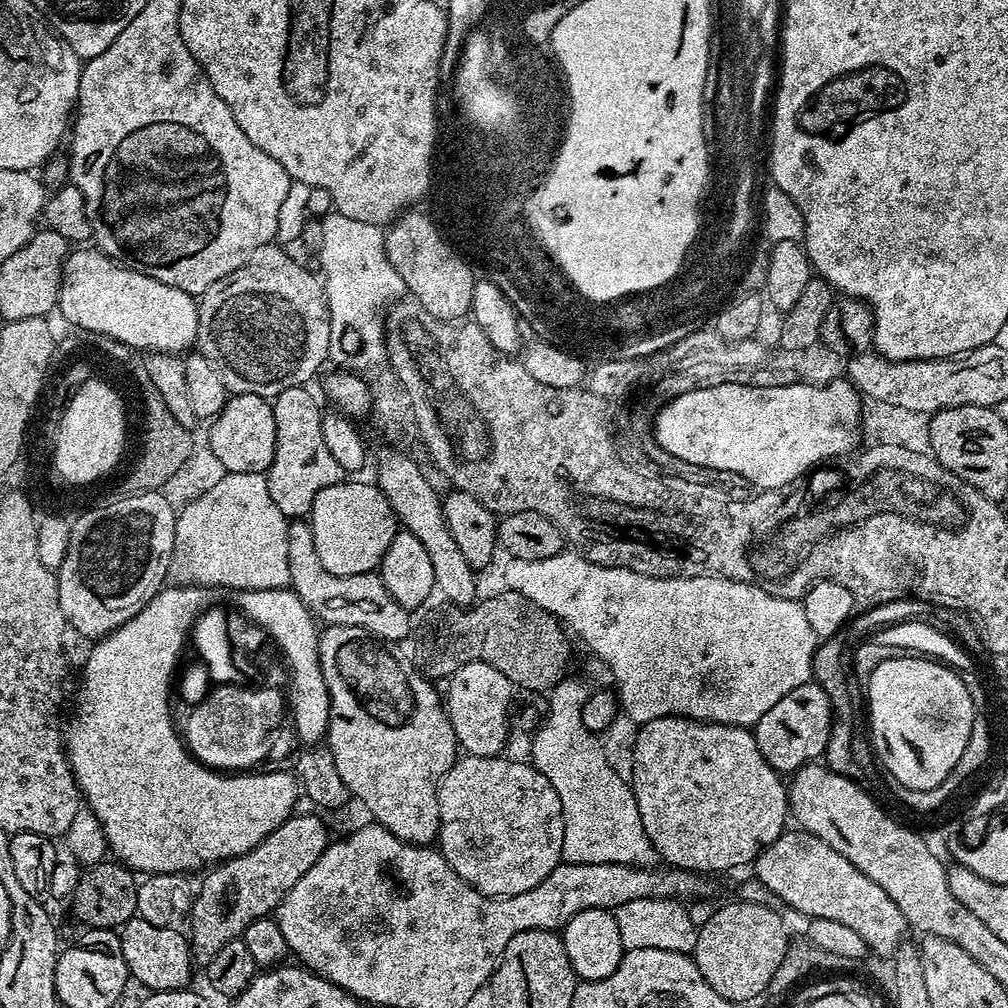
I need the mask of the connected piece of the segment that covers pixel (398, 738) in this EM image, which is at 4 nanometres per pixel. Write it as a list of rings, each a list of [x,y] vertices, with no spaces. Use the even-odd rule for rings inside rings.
[[[330,624],[320,632],[320,661],[330,698],[326,747],[331,752],[334,766],[342,777],[342,782],[346,782],[349,793],[364,803],[365,810],[372,815],[369,817],[375,823],[390,830],[390,834],[408,844],[428,846],[440,835],[438,790],[442,778],[455,766],[458,759],[456,735],[452,723],[448,721],[448,713],[435,683],[429,688],[422,684],[422,698],[418,698],[418,716],[414,714],[412,724],[408,722],[406,728],[398,730],[390,730],[374,722],[364,710],[358,710],[362,706],[336,704],[336,686],[344,688],[340,684],[346,684],[346,670],[342,668],[342,674],[336,674],[336,652],[340,656],[338,662],[346,662],[350,666],[350,660],[354,656],[360,656],[360,652],[362,656],[372,656],[370,648],[376,648],[377,642],[378,650],[382,650],[390,660],[392,651],[397,647],[395,643],[373,636],[371,632],[364,635],[364,642],[360,640],[360,634],[362,628],[349,624]]]

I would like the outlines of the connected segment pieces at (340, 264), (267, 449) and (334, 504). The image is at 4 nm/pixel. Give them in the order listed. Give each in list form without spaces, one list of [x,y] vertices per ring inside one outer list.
[[[338,211],[323,217],[320,228],[320,268],[324,282],[324,293],[330,310],[330,356],[336,359],[337,367],[355,372],[364,372],[382,362],[386,352],[384,330],[389,306],[405,295],[406,289],[400,282],[399,271],[391,265],[384,249],[384,232],[375,224],[357,222],[346,218]]]
[[[258,394],[229,395],[224,408],[211,421],[206,440],[207,448],[222,462],[225,473],[230,472],[262,472],[274,462],[274,446],[276,445],[276,426],[274,410],[265,397]]]
[[[348,483],[326,486],[326,490],[320,491],[318,498],[314,498],[310,513],[318,562],[322,562],[322,566],[330,570],[330,574],[339,576],[376,572],[398,531],[394,510],[375,483]]]

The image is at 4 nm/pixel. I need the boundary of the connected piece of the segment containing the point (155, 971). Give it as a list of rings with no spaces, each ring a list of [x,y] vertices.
[[[138,915],[126,921],[118,932],[122,958],[128,967],[128,975],[142,987],[153,992],[179,992],[189,987],[194,957],[190,940],[183,931],[162,929],[143,920]]]

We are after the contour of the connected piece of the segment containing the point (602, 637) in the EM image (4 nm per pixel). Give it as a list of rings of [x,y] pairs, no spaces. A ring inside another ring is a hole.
[[[572,550],[559,552],[554,558],[542,560],[518,560],[515,558],[507,561],[504,568],[504,580],[511,591],[530,598],[542,610],[554,614],[573,633],[577,632],[588,643],[591,655],[602,661],[605,669],[616,679],[614,685],[618,699],[622,705],[623,715],[633,720],[633,725],[639,726],[650,722],[654,718],[663,716],[690,716],[693,720],[707,720],[709,724],[733,724],[739,728],[754,726],[782,698],[790,694],[794,686],[802,686],[812,680],[812,655],[816,653],[818,637],[810,630],[810,622],[806,622],[804,605],[800,600],[787,600],[766,594],[766,590],[755,588],[752,584],[743,584],[737,580],[727,580],[721,576],[702,575],[684,579],[660,579],[658,577],[644,577],[642,574],[632,573],[628,569],[607,568],[604,565],[592,564],[580,554]]]

